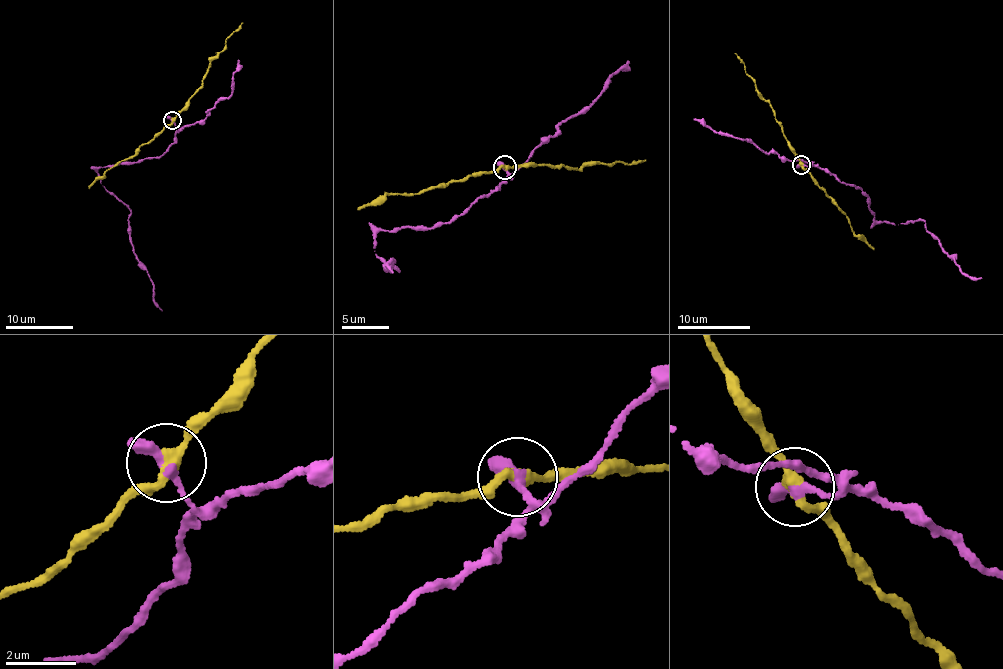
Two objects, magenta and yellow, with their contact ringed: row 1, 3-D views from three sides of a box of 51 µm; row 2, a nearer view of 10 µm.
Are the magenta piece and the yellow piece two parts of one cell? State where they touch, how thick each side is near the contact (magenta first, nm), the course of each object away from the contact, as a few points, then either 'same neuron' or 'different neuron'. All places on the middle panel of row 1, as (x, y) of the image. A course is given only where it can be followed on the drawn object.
(505, 167) | 440/280 nm | magenta via (505, 166), (506, 181), (449, 222), (381, 229), (374, 247), (399, 270), (386, 270), (393, 259), (392, 272) | yellow via (505, 166), (552, 167), (561, 163), (576, 170), (645, 159) | different neuron

